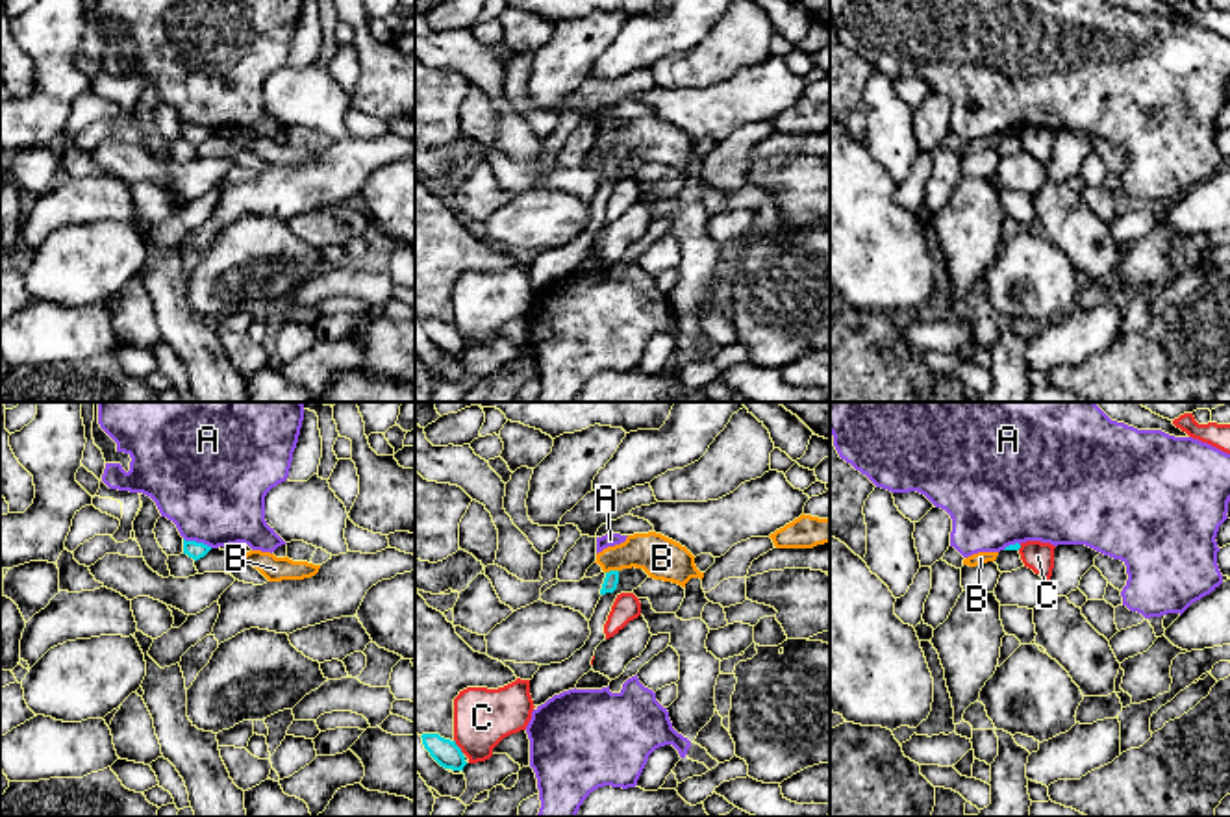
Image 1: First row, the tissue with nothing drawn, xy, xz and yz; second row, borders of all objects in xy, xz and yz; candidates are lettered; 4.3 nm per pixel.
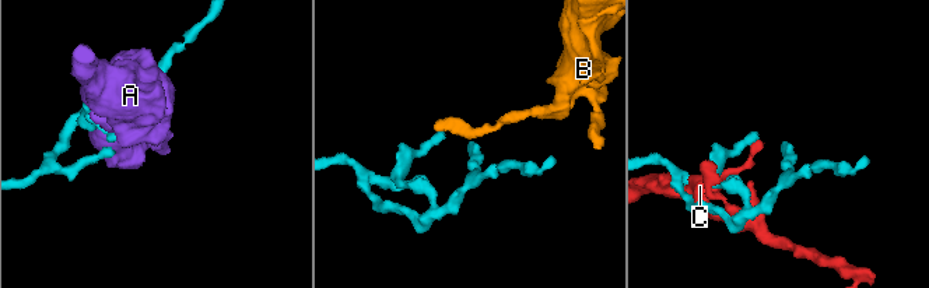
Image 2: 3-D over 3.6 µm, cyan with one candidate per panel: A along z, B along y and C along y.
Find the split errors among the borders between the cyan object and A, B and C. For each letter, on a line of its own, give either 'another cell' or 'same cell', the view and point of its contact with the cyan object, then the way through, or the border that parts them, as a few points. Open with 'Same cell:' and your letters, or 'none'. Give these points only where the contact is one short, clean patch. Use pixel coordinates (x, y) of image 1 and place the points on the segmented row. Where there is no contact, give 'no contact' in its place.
Same cell: none
A: another cell; contact xy (199, 543)
B: another cell; contact xz (612, 571); border xz (617, 569), (606, 573)
C: another cell; contact xz (458, 747)

